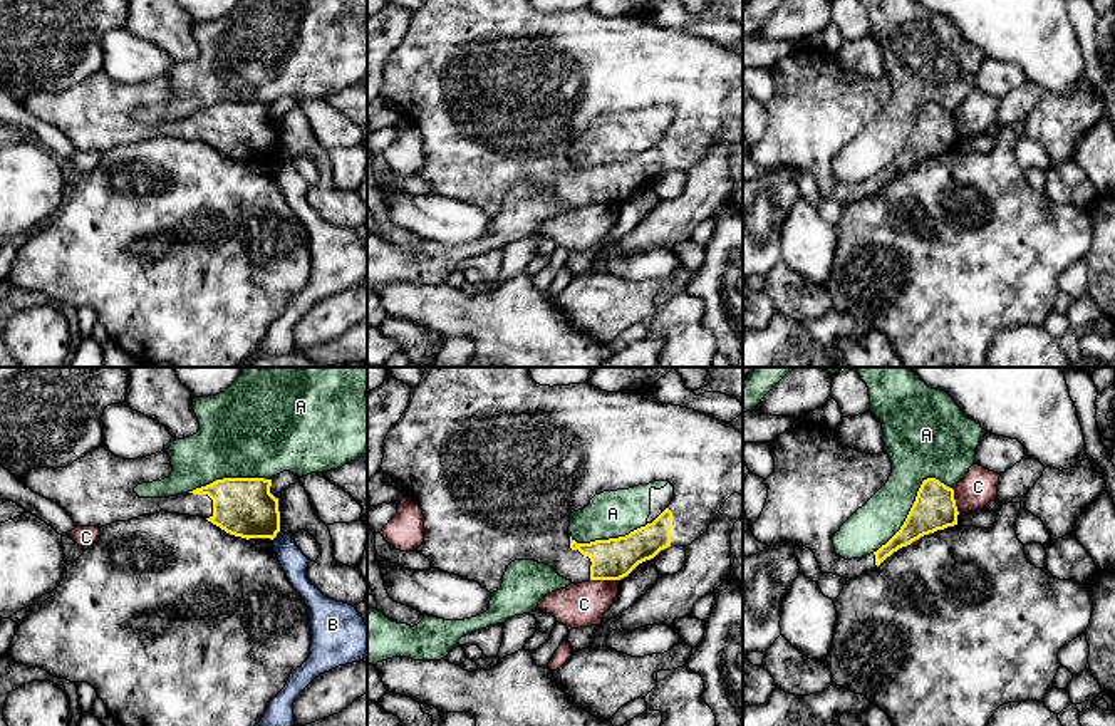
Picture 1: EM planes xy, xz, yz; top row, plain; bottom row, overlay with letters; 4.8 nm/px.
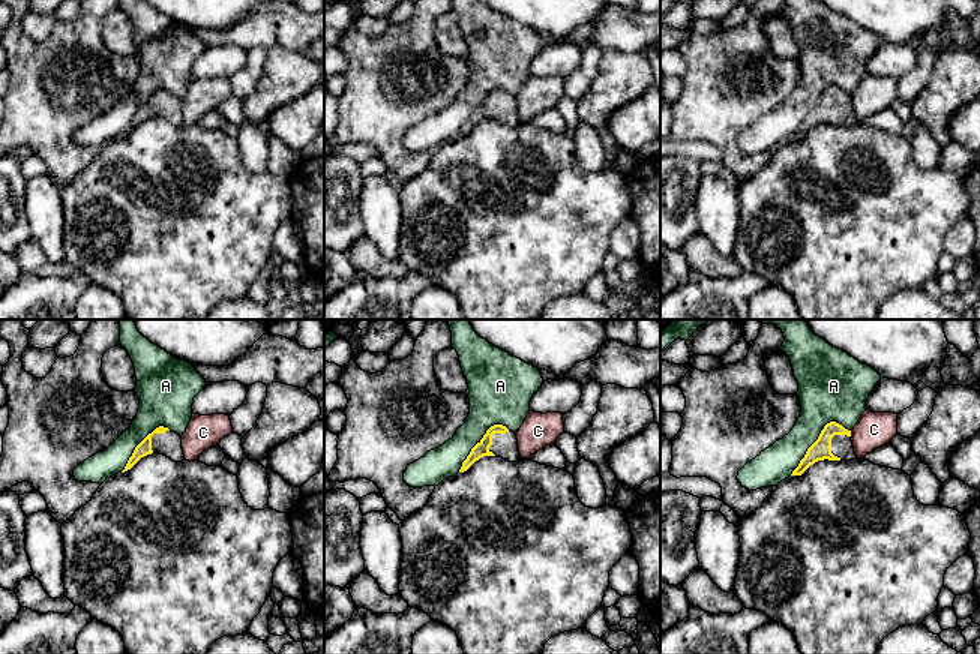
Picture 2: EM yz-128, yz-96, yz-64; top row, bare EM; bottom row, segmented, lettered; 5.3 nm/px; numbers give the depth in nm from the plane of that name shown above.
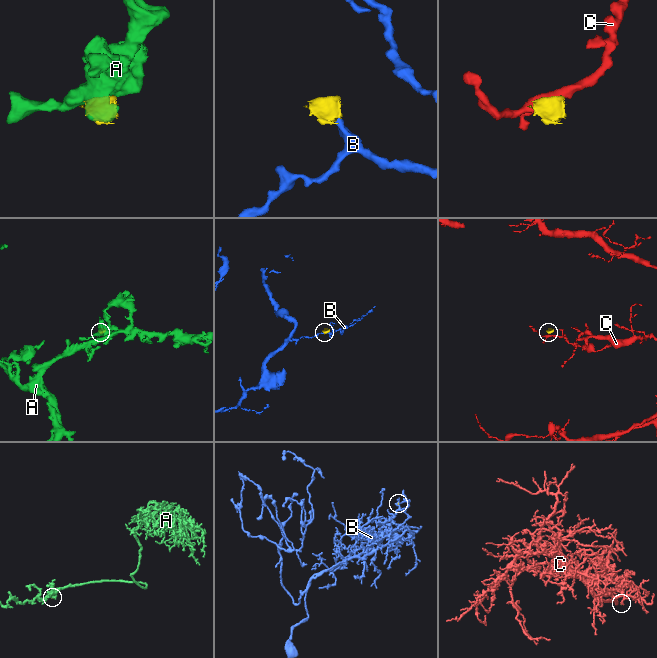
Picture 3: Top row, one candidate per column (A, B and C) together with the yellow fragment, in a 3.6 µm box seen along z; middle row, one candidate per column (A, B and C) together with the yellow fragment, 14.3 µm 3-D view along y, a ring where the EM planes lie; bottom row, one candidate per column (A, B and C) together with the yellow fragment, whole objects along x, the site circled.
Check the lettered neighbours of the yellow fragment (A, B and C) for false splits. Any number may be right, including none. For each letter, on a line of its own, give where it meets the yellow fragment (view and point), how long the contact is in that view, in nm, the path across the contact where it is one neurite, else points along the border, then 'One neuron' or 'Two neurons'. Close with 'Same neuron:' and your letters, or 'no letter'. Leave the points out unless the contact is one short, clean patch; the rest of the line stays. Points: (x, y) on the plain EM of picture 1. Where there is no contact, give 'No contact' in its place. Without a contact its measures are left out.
A: Touches yellow at yz (914, 128). Shared border 500 nm. Two neurons
B: Touches yellow at xy (275, 160). Shared border 70 nm. Boundary: xy (279, 155), (272, 165). Two neurons
C: Touches yellow at xz (604, 203). Shared border 130 nm. Boundary: xz (591, 203), (616, 205). Two neurons
Same neuron: no letter

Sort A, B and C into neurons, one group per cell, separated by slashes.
A / B / C

